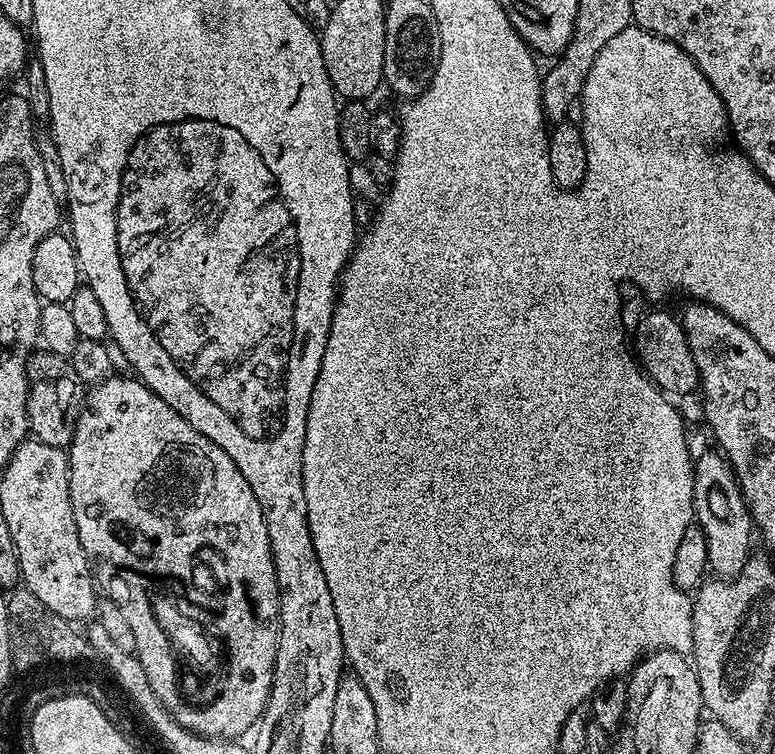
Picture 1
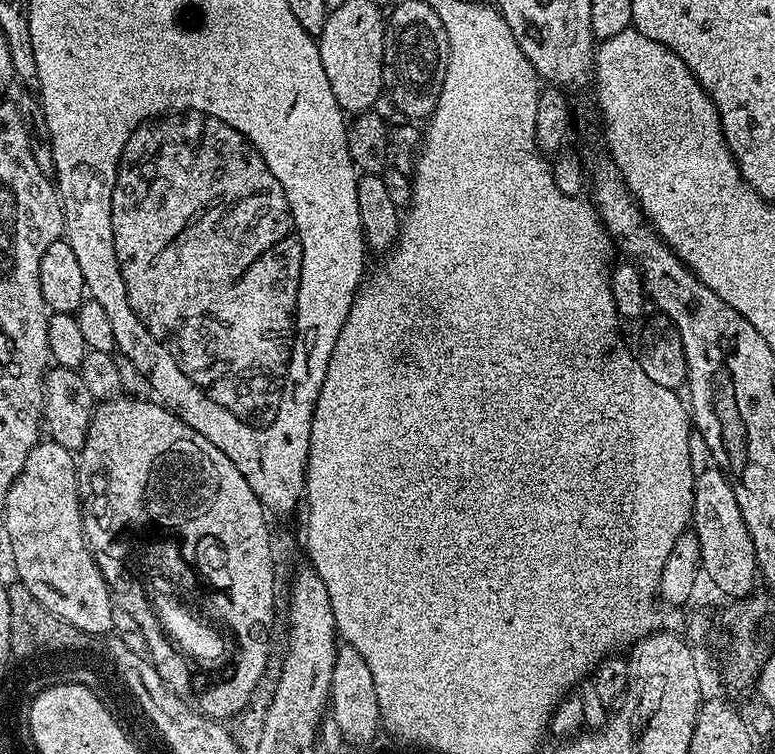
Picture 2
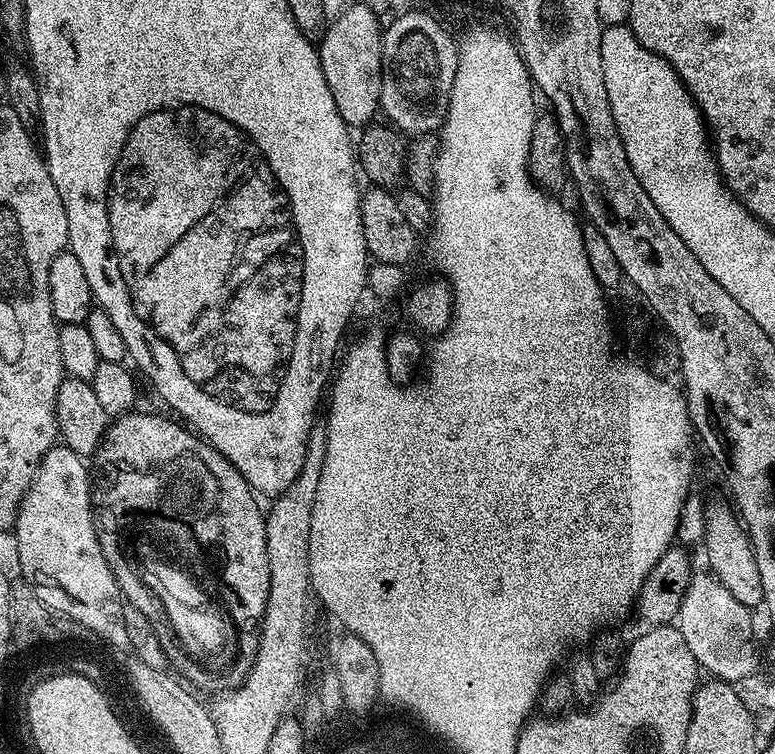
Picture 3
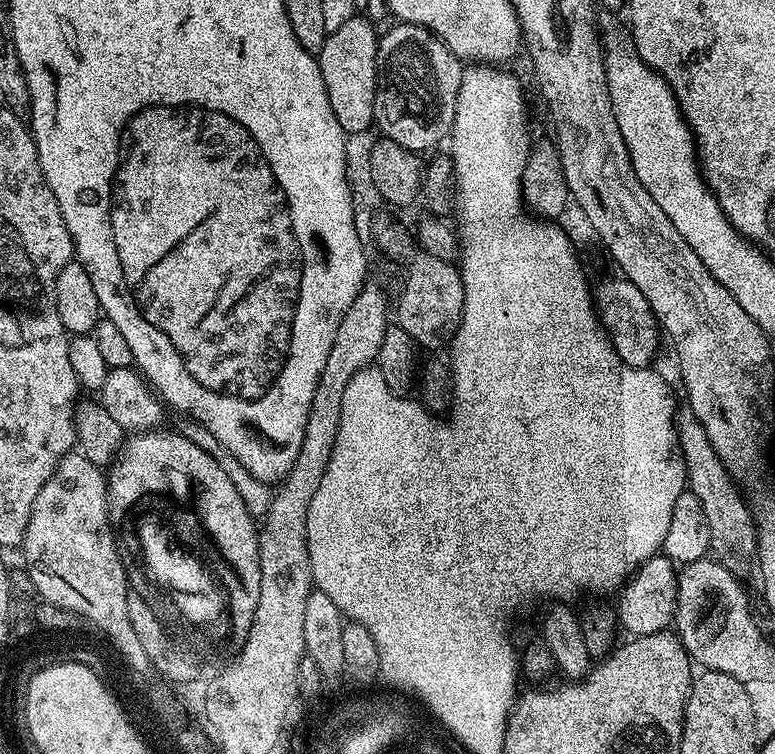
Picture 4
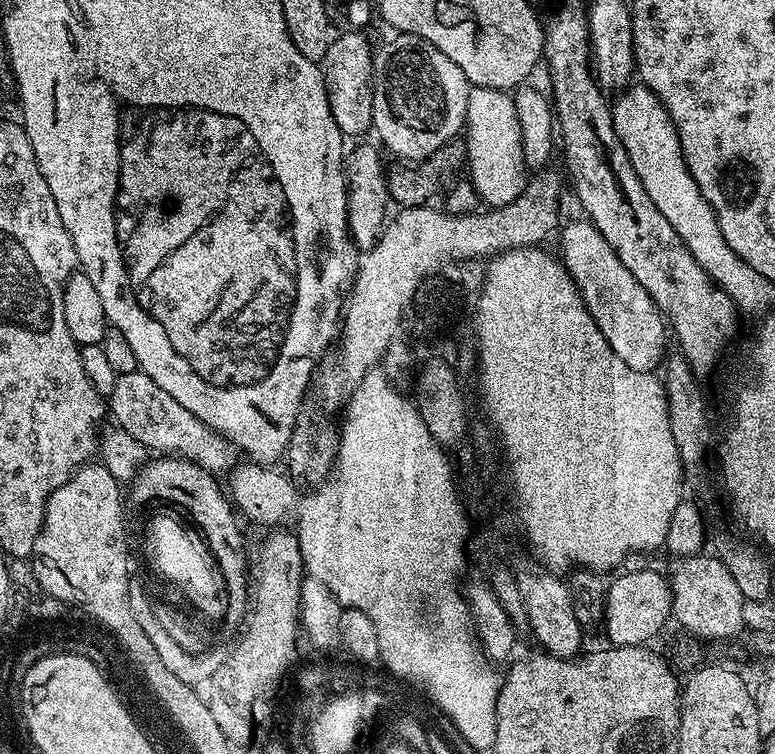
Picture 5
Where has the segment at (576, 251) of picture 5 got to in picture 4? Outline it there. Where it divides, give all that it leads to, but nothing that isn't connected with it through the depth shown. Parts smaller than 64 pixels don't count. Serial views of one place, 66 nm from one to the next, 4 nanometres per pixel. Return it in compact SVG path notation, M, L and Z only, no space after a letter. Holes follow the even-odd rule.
M623 276L608 278L594 288L594 303L601 324L615 346L615 352L624 364L637 370L644 370L658 350L662 334L656 315L650 310L650 304L633 283Z

